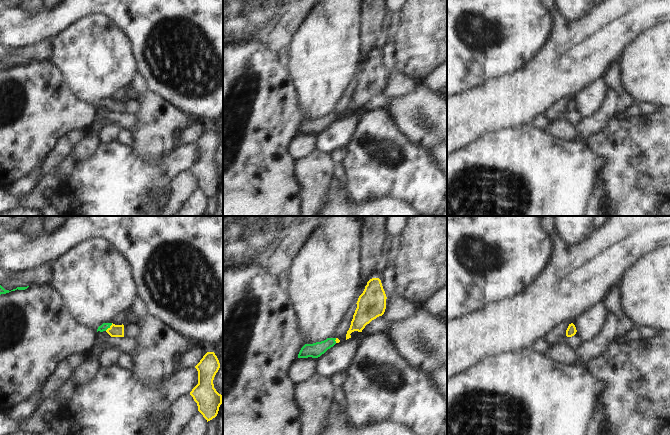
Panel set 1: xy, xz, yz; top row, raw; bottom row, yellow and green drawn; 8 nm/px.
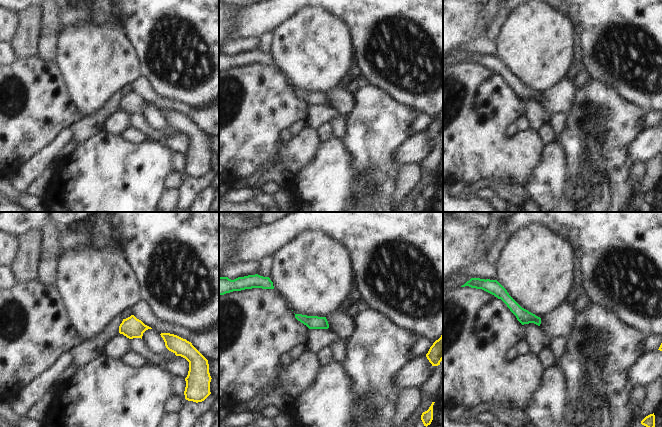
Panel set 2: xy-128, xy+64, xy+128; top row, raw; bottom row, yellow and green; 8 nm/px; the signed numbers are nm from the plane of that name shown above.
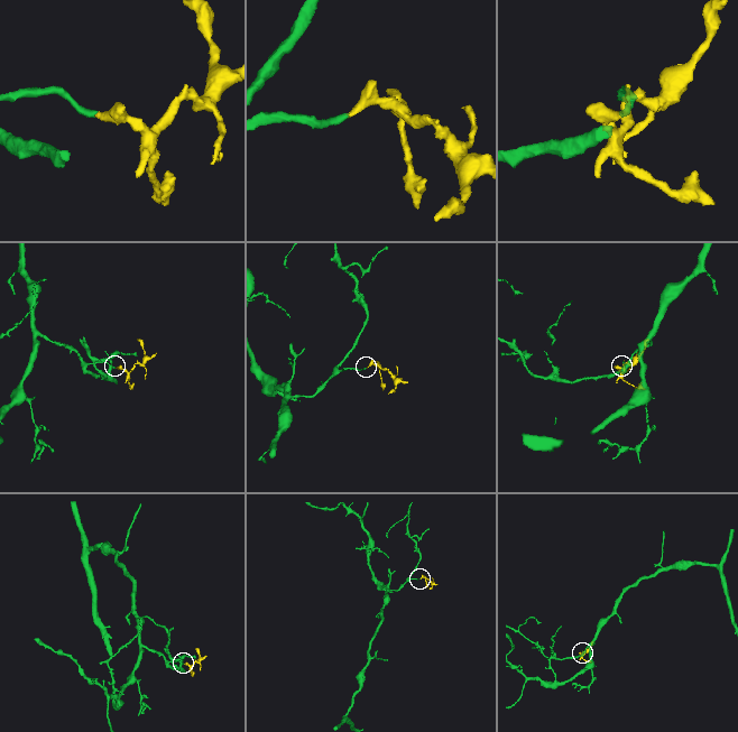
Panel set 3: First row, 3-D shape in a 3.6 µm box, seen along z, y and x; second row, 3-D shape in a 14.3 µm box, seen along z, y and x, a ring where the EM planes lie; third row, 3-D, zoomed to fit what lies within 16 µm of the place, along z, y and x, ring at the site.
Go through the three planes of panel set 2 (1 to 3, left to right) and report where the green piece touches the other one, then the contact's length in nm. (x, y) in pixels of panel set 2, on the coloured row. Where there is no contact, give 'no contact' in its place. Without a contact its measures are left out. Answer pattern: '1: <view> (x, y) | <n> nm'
1: no contact
2: no contact
3: no contact

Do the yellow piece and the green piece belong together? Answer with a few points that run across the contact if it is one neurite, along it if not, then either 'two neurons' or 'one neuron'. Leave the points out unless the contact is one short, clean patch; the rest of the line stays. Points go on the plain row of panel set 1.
xy (115, 106), (108, 104), (104, 102) | one neuron

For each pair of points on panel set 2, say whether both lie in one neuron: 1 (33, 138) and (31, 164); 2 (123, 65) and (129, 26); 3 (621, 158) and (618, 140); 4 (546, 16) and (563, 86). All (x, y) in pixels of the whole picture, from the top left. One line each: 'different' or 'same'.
1: different
2: different
3: same
4: different

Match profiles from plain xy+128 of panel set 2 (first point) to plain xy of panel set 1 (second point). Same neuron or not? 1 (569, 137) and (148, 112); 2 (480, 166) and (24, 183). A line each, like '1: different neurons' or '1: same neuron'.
1: same neuron
2: different neurons

